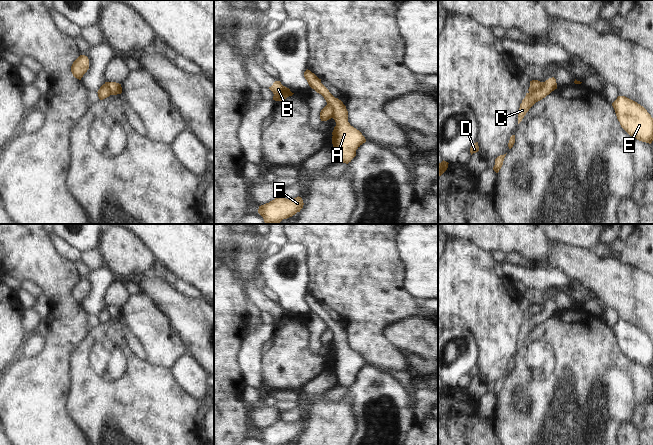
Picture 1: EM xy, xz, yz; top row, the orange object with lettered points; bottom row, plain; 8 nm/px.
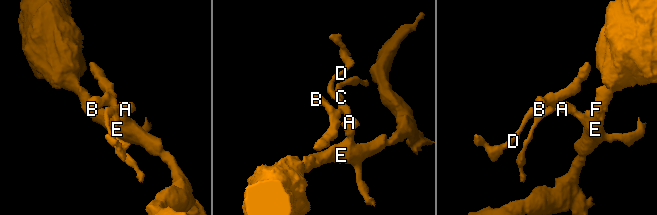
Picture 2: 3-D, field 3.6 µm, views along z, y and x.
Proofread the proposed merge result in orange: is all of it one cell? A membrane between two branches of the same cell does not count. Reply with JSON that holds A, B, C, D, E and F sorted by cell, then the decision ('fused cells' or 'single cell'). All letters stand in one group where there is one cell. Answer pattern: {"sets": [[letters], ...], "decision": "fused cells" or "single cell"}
{"sets": [["A", "D", "E", "F"], ["B", "C"]], "decision": "fused cells"}

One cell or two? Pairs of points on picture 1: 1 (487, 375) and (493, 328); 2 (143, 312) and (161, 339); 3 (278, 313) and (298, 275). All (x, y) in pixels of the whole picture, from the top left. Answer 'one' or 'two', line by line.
1: one
2: one
3: two

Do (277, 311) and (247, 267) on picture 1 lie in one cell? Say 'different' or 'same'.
same

